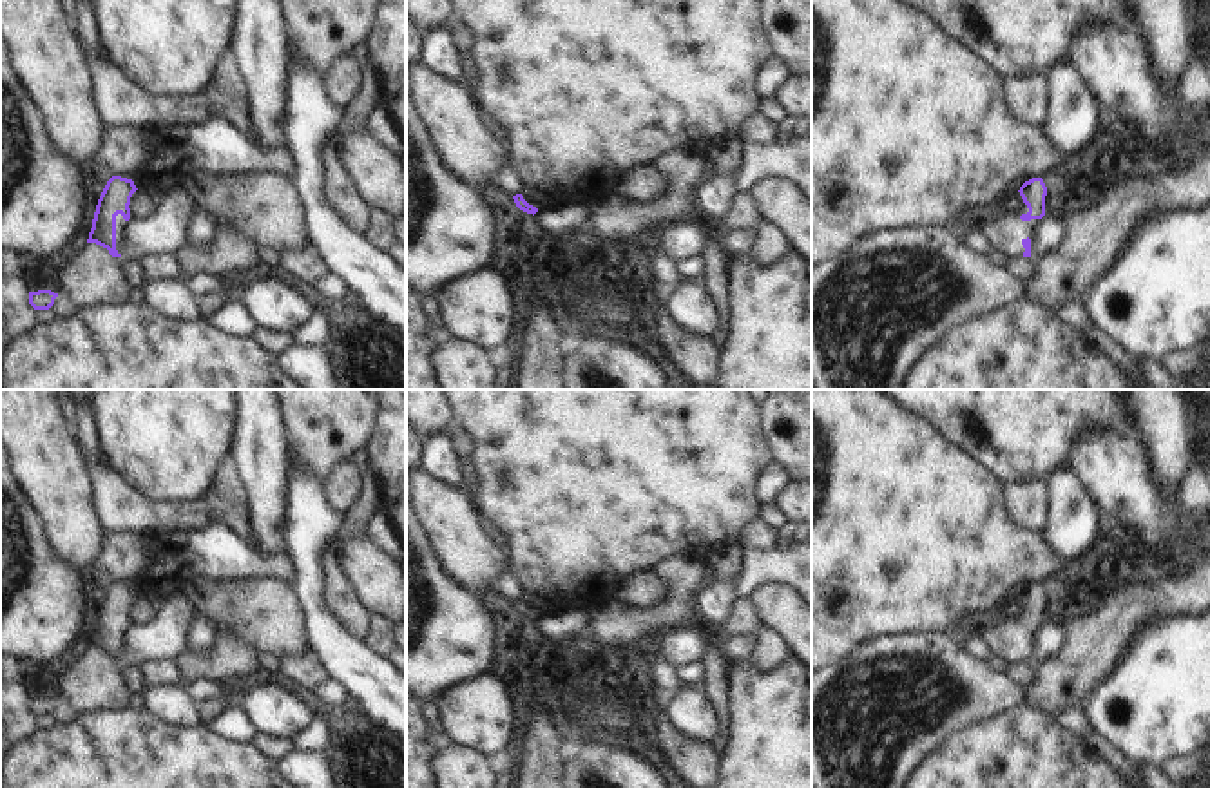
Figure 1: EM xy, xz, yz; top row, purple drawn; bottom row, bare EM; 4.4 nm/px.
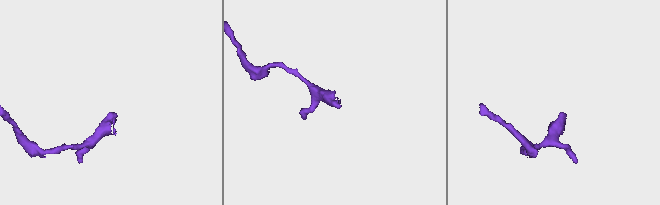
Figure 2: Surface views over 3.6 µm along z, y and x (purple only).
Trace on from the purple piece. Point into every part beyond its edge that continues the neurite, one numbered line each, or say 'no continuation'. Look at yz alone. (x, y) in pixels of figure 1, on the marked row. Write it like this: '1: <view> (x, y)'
1: yz (1006, 234)

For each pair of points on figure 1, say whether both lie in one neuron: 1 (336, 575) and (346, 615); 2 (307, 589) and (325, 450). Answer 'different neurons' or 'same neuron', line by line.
1: same neuron
2: different neurons

